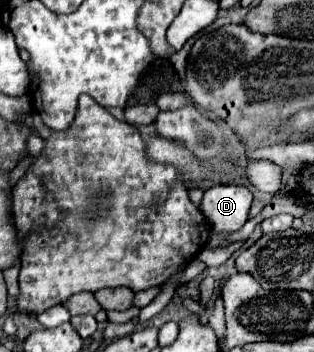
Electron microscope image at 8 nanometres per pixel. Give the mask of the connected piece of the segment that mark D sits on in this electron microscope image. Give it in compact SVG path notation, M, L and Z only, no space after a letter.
M213 185L203 193L201 211L215 231L239 231L253 201L253 193L241 185Z

